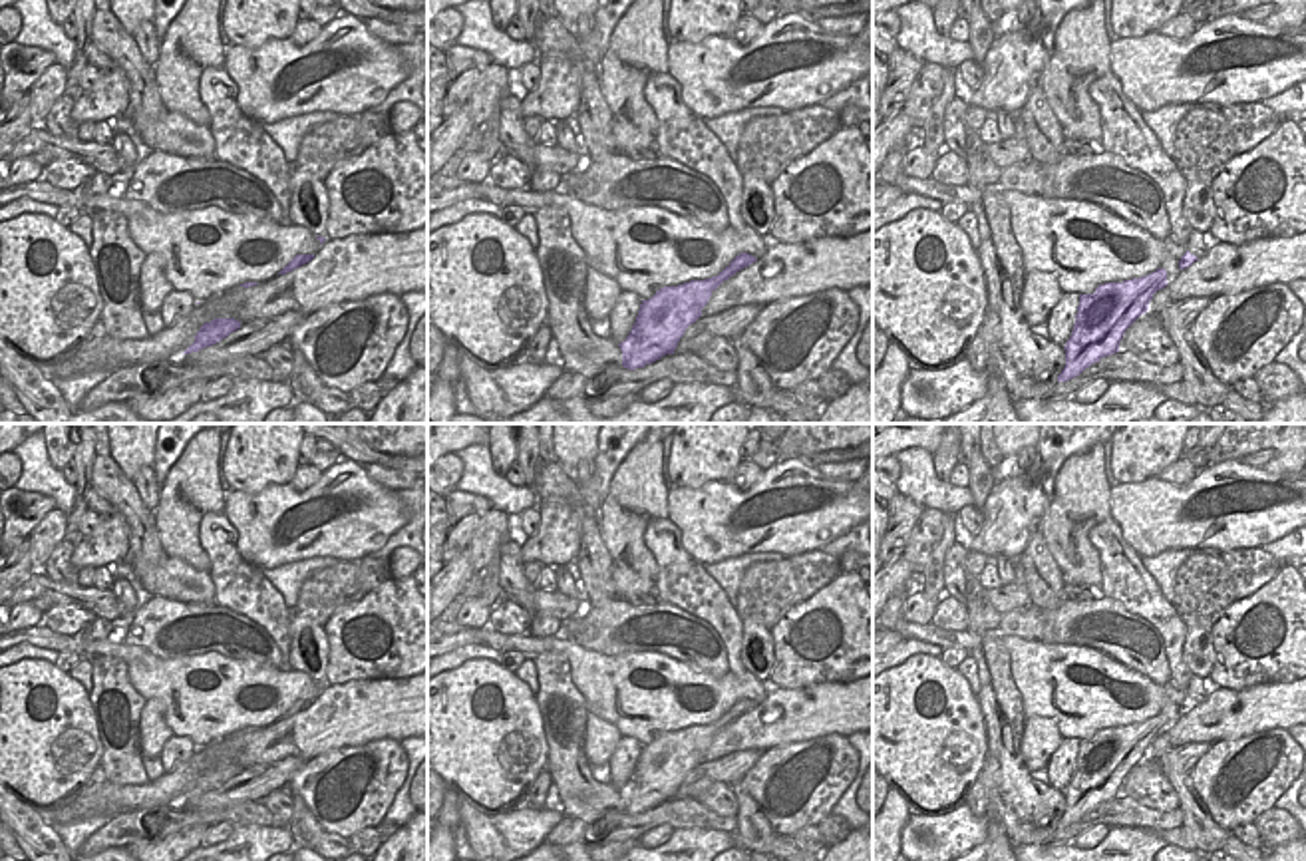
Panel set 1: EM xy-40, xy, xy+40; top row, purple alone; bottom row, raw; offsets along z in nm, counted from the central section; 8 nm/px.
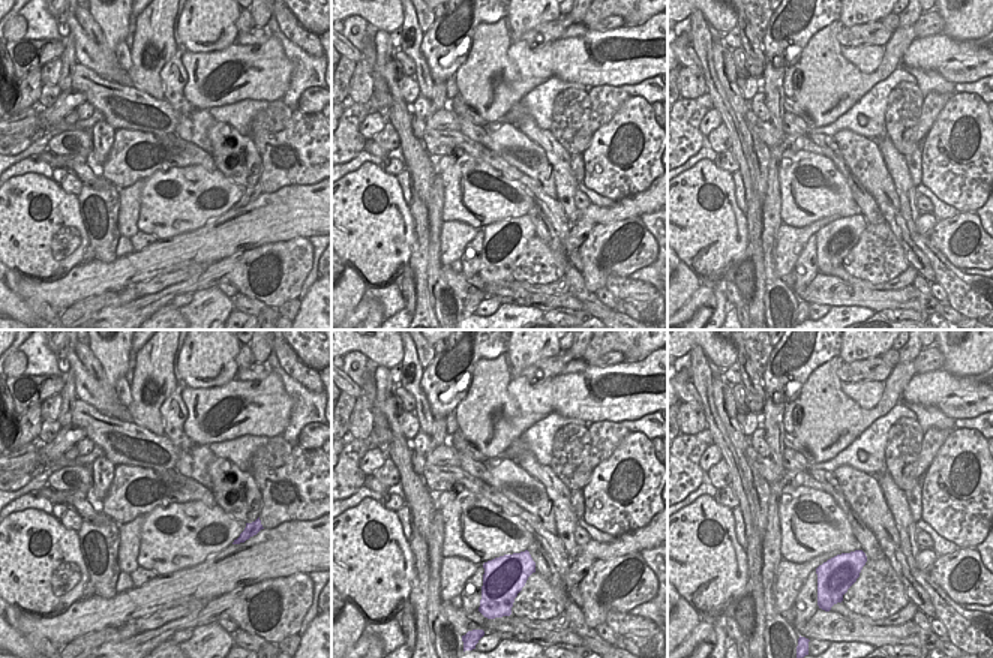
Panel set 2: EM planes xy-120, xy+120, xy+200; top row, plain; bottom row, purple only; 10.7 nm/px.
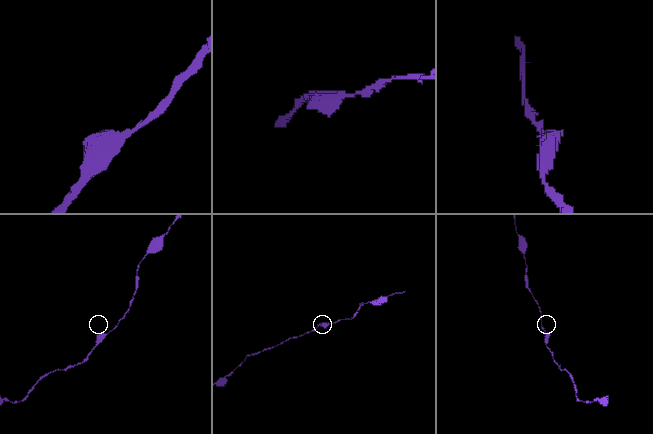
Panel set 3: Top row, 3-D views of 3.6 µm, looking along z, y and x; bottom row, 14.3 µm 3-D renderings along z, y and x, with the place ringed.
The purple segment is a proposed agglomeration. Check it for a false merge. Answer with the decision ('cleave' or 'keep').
keep

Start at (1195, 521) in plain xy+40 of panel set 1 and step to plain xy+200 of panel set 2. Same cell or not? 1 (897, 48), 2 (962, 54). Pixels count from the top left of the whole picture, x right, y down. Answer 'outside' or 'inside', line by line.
1: outside
2: inside

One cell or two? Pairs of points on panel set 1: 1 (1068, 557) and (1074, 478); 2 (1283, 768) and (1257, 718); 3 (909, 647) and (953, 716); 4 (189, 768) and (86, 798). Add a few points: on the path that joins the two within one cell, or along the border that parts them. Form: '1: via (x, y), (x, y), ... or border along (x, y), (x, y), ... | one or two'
1: via (1068, 537), (1074, 498) | one
2: border along (1285, 728), (1267, 728), (1219, 742) | two
3: border along (939, 657), (911, 655), (893, 669) | two
4: via (163, 792), (146, 798), (112, 798) | one

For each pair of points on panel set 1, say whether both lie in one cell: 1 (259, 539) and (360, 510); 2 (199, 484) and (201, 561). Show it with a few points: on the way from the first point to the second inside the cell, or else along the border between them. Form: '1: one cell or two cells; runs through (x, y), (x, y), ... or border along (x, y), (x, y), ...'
1: one cell; runs through (285, 543), (334, 519)
2: one cell; runs through (193, 504), (187, 510), (187, 541)

